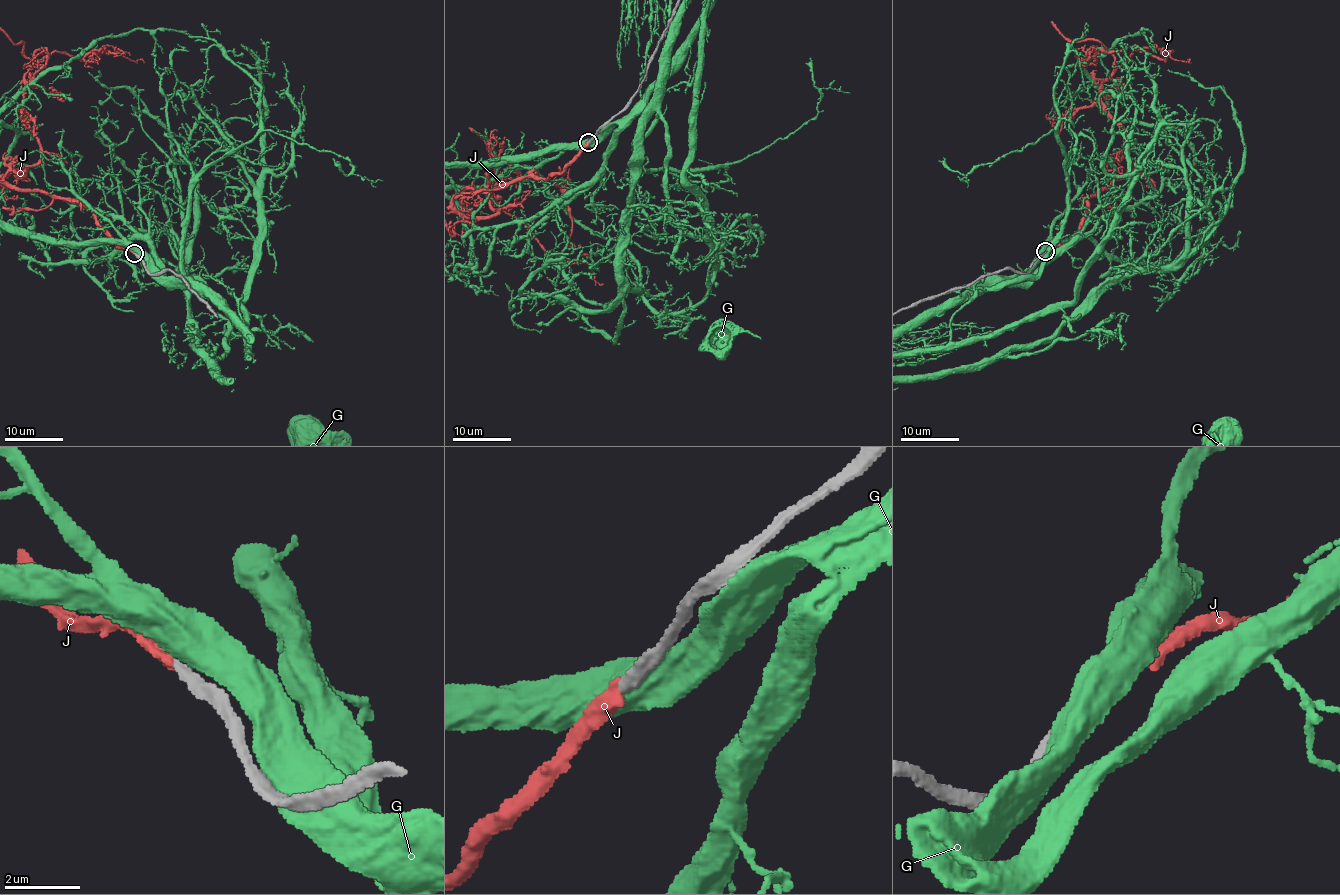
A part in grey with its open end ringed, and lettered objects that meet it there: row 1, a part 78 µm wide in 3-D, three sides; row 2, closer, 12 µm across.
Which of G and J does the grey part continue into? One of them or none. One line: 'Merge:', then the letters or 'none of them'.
Merge: J

